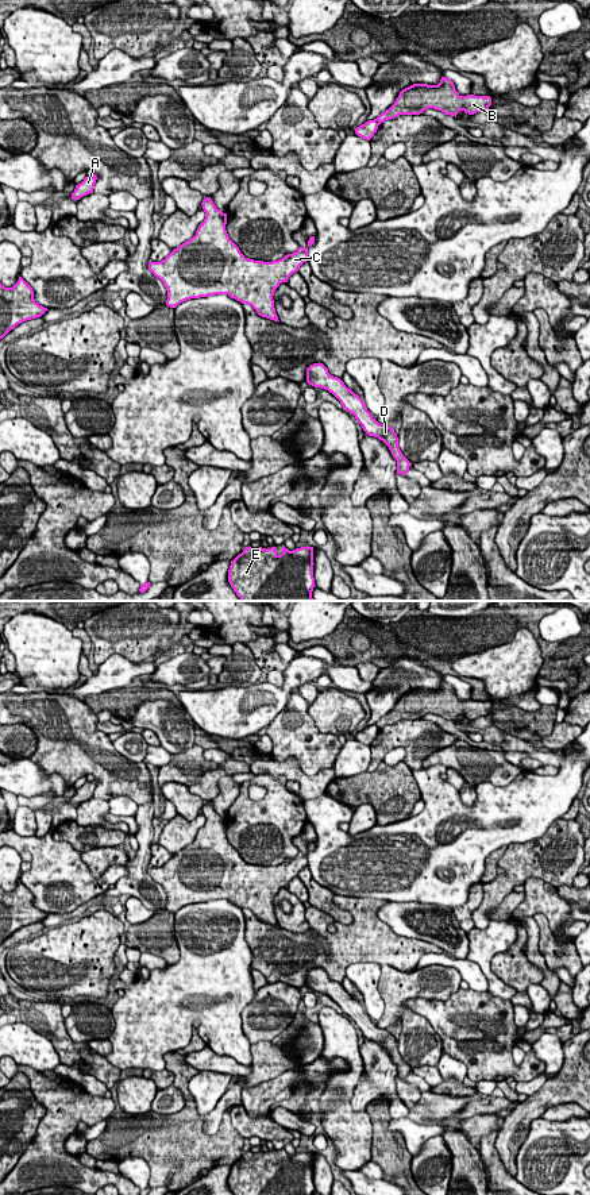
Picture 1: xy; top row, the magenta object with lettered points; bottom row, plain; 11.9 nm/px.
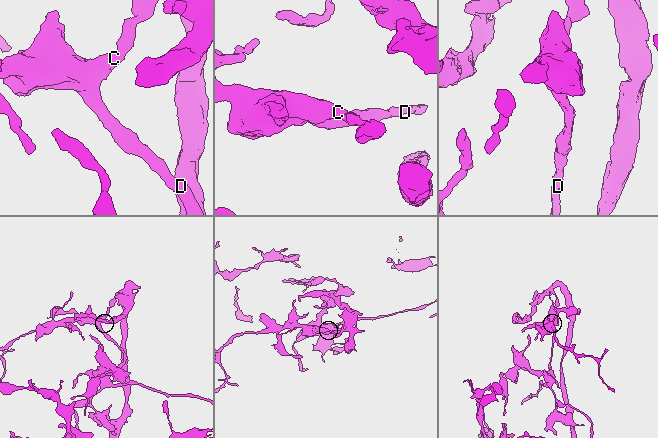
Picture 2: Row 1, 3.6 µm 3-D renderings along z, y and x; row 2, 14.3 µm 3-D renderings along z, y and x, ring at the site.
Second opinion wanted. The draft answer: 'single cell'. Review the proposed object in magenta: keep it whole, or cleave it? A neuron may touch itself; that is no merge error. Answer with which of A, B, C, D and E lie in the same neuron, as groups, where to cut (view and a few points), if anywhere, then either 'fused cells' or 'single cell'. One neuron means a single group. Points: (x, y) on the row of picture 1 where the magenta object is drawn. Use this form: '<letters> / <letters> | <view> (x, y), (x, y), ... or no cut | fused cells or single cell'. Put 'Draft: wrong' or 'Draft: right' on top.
Draft: wrong
A C D E / B | xy (374, 119), (378, 124) | fused cells

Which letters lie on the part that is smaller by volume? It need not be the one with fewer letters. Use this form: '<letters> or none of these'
B

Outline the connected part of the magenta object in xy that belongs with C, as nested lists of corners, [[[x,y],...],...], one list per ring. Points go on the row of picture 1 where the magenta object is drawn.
[[[211,197],[201,205],[205,219],[196,235],[163,261],[149,263],[149,270],[167,290],[166,305],[176,308],[190,298],[228,294],[251,305],[259,316],[279,321],[274,292],[308,261],[308,247],[273,262],[246,258],[227,234],[227,213]]]

